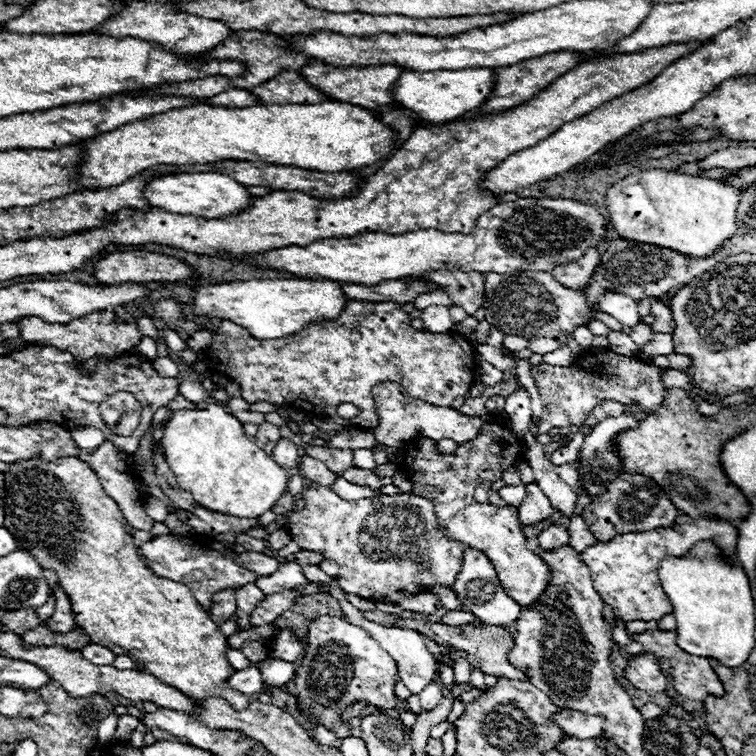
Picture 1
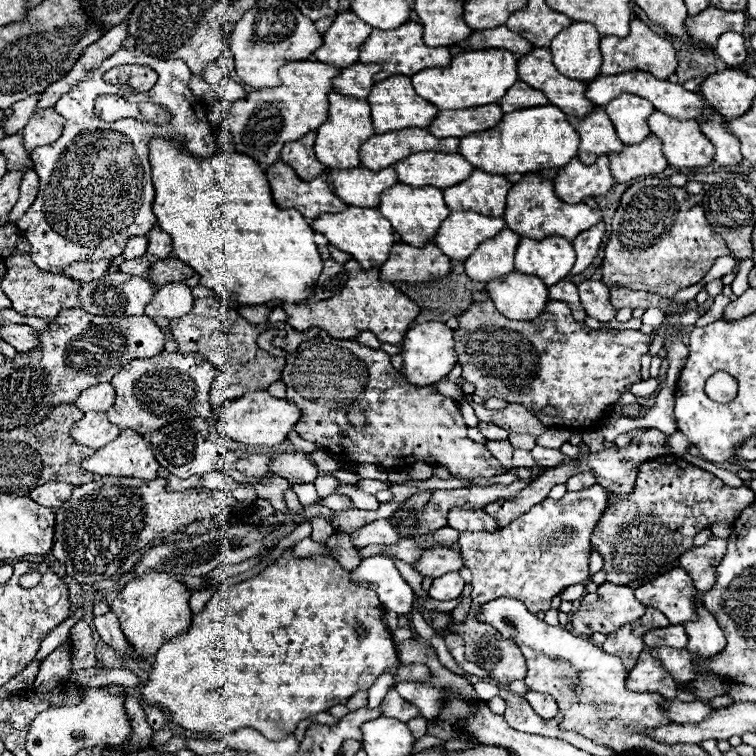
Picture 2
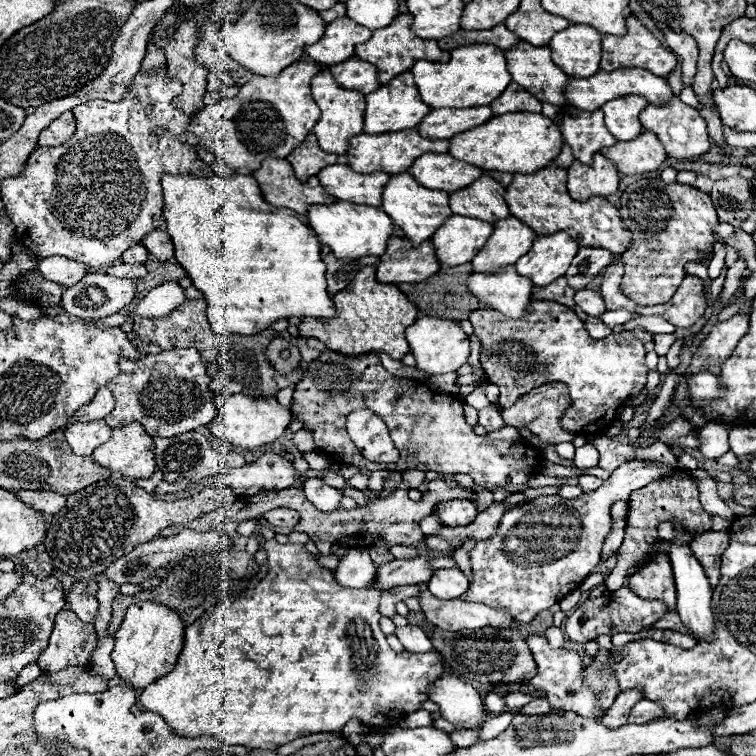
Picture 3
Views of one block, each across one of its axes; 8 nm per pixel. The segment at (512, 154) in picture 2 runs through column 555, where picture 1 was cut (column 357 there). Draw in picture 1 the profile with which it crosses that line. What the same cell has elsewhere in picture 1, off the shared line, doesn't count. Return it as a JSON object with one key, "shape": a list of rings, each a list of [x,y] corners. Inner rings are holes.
{"shape":[[[326,102],[326,104],[260,104],[258,108],[214,108],[214,106],[190,106],[190,108],[178,108],[174,112],[162,112],[158,116],[134,122],[134,124],[126,124],[126,128],[118,128],[118,132],[106,132],[106,136],[96,136],[94,140],[86,140],[84,144],[88,146],[88,154],[82,162],[82,182],[88,190],[94,188],[102,188],[102,186],[116,186],[128,178],[138,176],[144,170],[154,170],[156,166],[182,166],[182,164],[208,164],[208,162],[220,162],[220,160],[262,160],[268,164],[280,164],[280,166],[296,166],[296,168],[304,168],[304,170],[316,170],[316,172],[350,172],[354,168],[362,168],[362,166],[372,166],[376,162],[380,162],[382,158],[386,158],[394,144],[396,144],[396,132],[386,126],[384,122],[380,122],[380,118],[376,118],[370,110],[366,108],[356,108],[350,104],[342,104],[342,102]]]}

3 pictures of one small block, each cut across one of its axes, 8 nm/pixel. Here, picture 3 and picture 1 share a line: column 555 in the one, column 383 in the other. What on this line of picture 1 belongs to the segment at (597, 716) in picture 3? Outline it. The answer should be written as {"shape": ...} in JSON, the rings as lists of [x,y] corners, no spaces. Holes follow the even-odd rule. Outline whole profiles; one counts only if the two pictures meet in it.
{"shape":[[[320,616],[308,624],[308,638],[304,646],[304,658],[298,662],[294,676],[294,690],[298,702],[312,706],[316,718],[312,724],[322,724],[336,734],[338,740],[350,736],[350,724],[340,722],[338,714],[354,700],[368,700],[378,708],[396,708],[394,684],[398,670],[394,658],[380,648],[380,644],[360,626],[336,616]]]}

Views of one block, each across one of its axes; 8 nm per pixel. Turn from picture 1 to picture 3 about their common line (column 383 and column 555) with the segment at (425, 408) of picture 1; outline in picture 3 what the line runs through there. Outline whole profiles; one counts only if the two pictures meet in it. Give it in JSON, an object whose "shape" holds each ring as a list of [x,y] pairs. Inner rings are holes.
{"shape":[[[552,382],[552,384],[544,384],[524,396],[520,396],[520,400],[510,406],[510,408],[504,408],[500,414],[506,422],[506,426],[514,426],[514,428],[528,428],[532,434],[536,434],[542,442],[548,442],[548,444],[560,444],[560,442],[570,442],[574,438],[572,432],[566,432],[562,426],[560,426],[560,418],[564,414],[564,410],[568,408],[568,388],[562,384],[562,382]]]}

